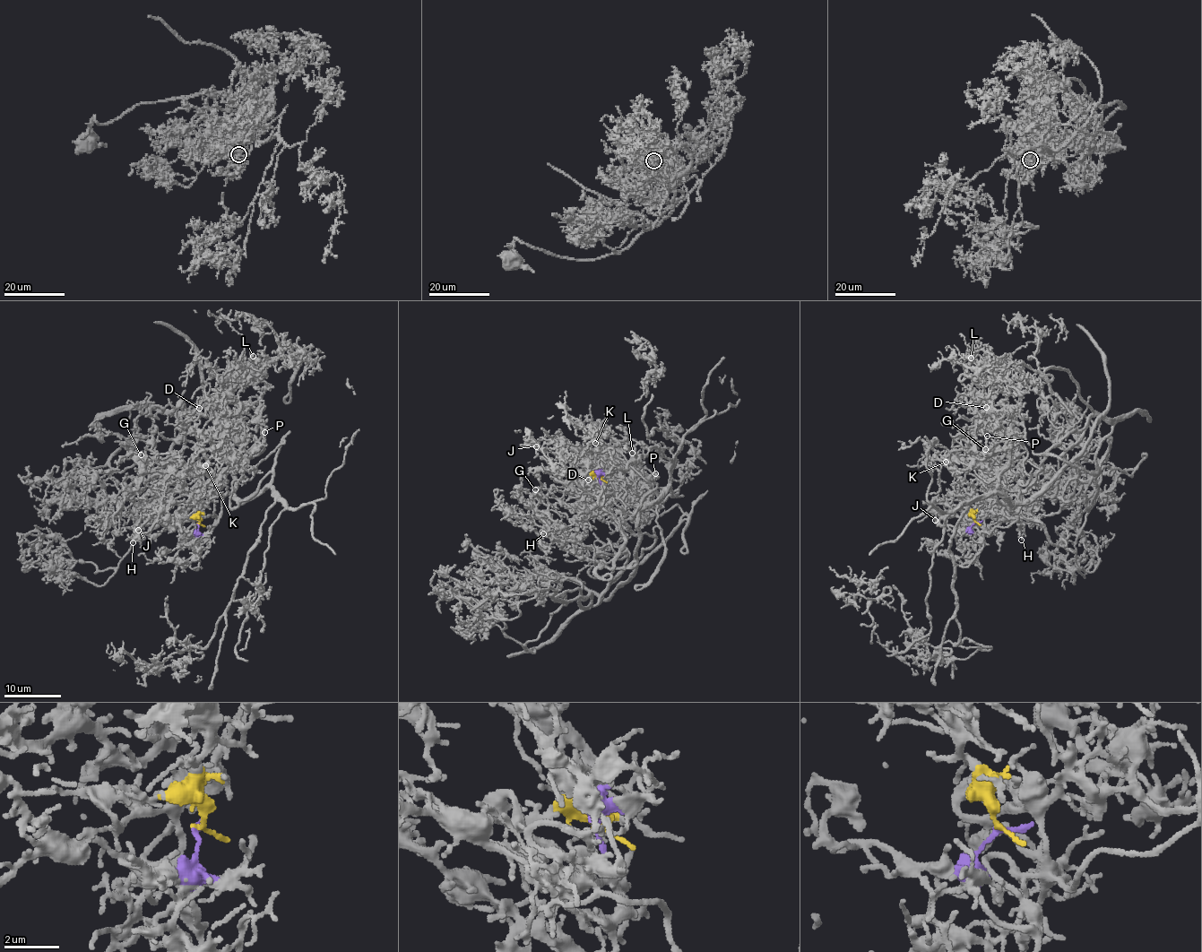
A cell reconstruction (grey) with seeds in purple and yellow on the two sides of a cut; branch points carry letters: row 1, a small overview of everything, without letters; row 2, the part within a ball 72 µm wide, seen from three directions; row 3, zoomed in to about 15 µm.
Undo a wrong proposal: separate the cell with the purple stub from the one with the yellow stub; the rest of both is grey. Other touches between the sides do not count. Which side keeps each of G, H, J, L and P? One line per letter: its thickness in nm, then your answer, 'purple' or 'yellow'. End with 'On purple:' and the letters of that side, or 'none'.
G: calibre 130 nm; yellow
H: calibre 130 nm; yellow
J: calibre 170 nm; purple
L: calibre 200 nm; yellow
P: calibre 120 nm; yellow
On purple: J

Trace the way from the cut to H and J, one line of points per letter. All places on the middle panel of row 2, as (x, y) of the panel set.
H: (600, 478), (603, 506), (652, 545), (618, 573), (625, 552), (598, 552), (599, 565), (592, 547), (543, 534)
J: (600, 478), (583, 454), (566, 442), (547, 436), (536, 445)

